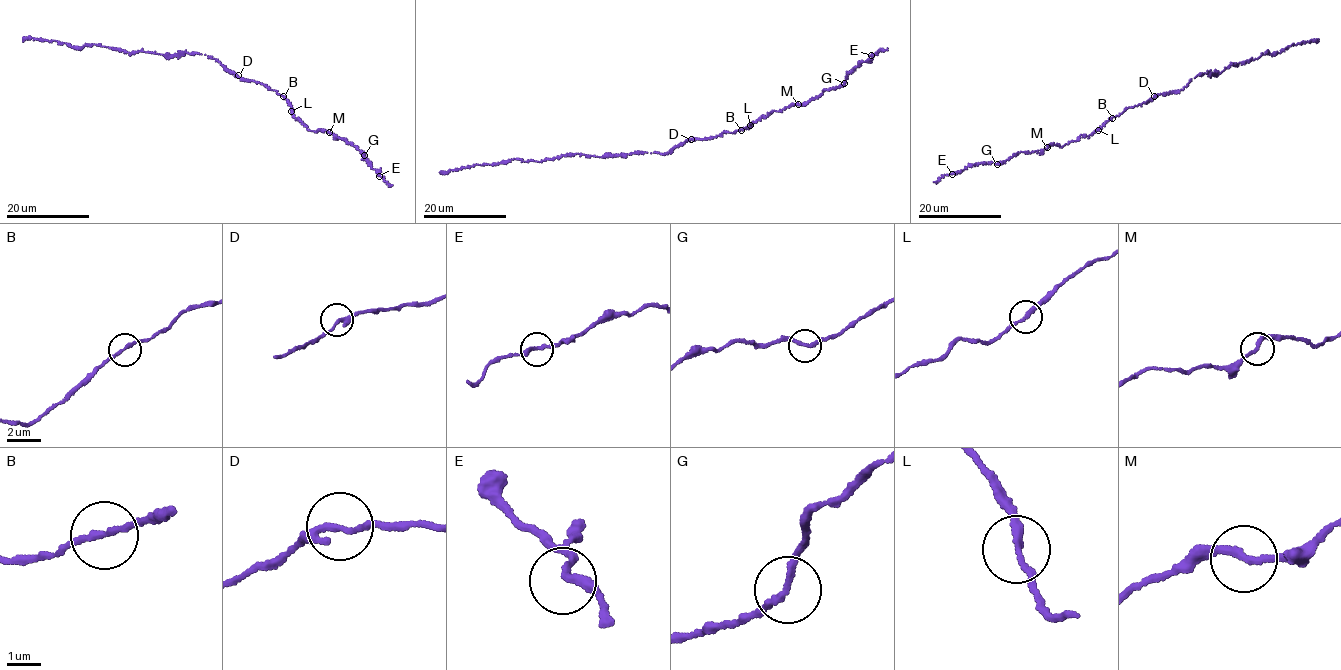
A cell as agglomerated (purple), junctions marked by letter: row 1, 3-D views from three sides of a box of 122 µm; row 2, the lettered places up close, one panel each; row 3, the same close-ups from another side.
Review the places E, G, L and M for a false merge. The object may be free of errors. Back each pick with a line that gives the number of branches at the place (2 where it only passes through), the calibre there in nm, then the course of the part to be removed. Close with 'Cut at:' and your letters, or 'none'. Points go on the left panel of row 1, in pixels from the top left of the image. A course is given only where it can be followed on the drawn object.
Cut at: none

